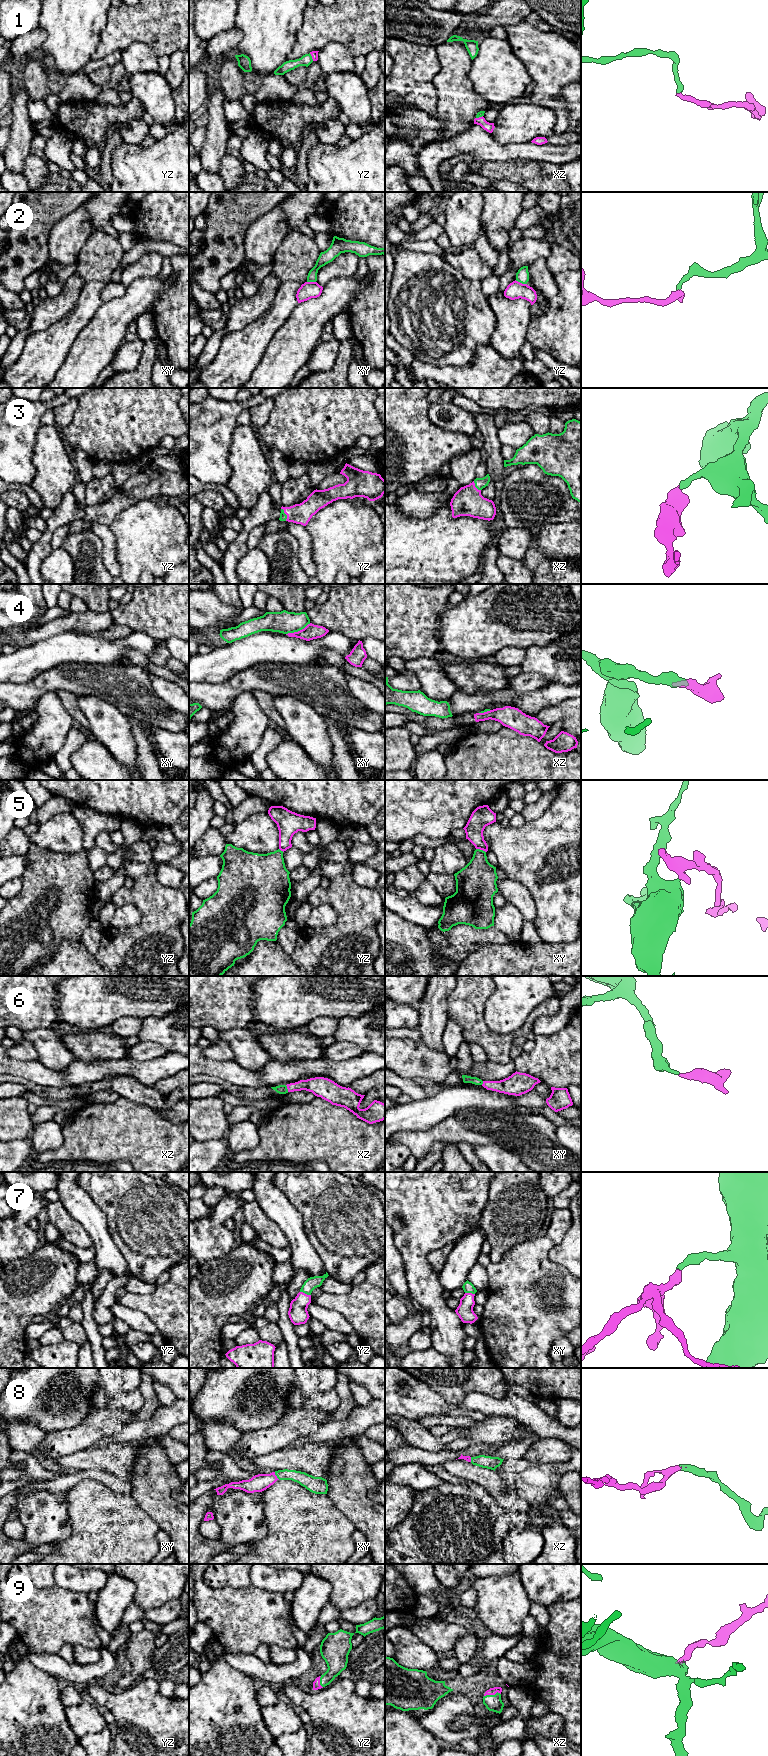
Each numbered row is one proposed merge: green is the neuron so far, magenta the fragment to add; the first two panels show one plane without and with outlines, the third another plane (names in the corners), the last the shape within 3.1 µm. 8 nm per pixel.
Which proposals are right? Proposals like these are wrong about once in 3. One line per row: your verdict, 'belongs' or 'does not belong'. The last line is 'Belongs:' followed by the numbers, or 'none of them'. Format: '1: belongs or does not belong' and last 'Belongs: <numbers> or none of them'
1: belongs
2: does not belong
3: belongs
4: does not belong
5: does not belong
6: belongs
7: belongs
8: belongs
9: belongs
Belongs: 1, 3, 6, 7, 8, 9

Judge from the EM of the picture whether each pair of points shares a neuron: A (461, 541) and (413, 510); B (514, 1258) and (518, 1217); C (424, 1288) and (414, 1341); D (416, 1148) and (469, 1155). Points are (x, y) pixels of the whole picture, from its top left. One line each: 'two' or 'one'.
A: two
B: two
C: two
D: two

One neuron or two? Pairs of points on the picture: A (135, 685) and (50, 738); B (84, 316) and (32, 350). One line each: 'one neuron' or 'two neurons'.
A: two neurons
B: one neuron

